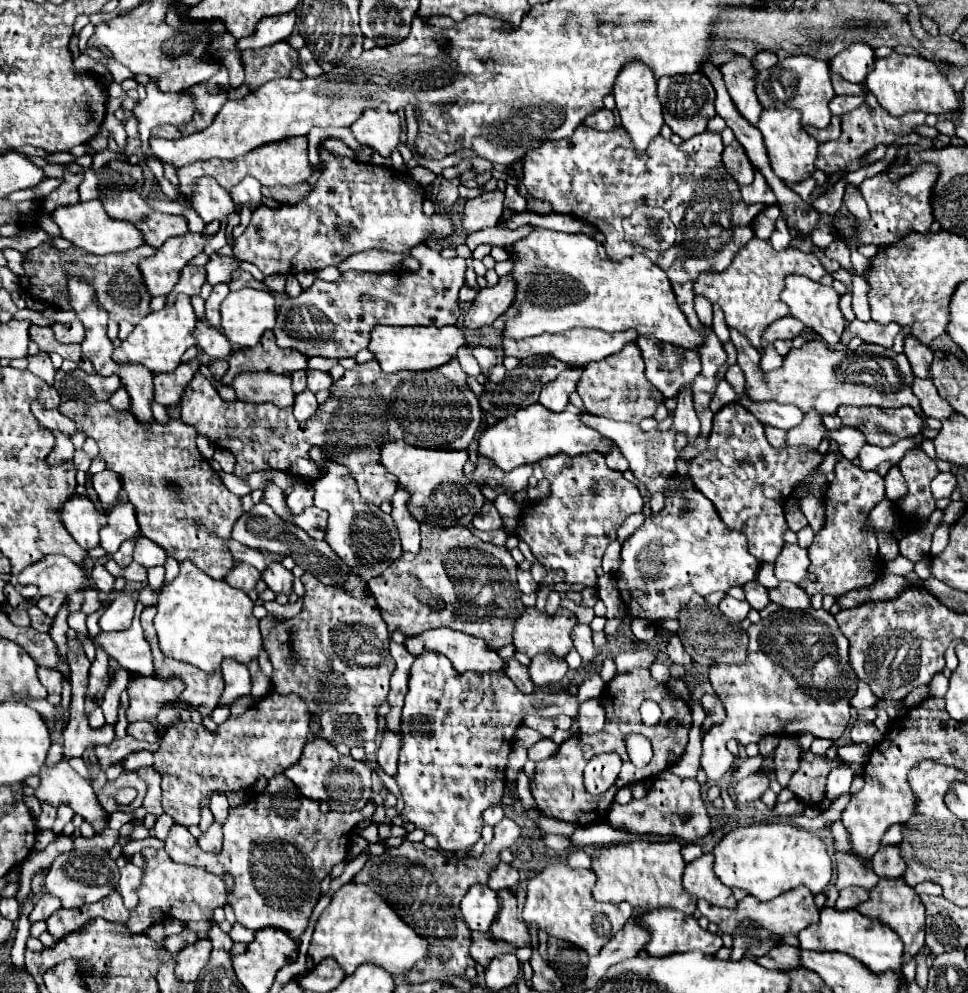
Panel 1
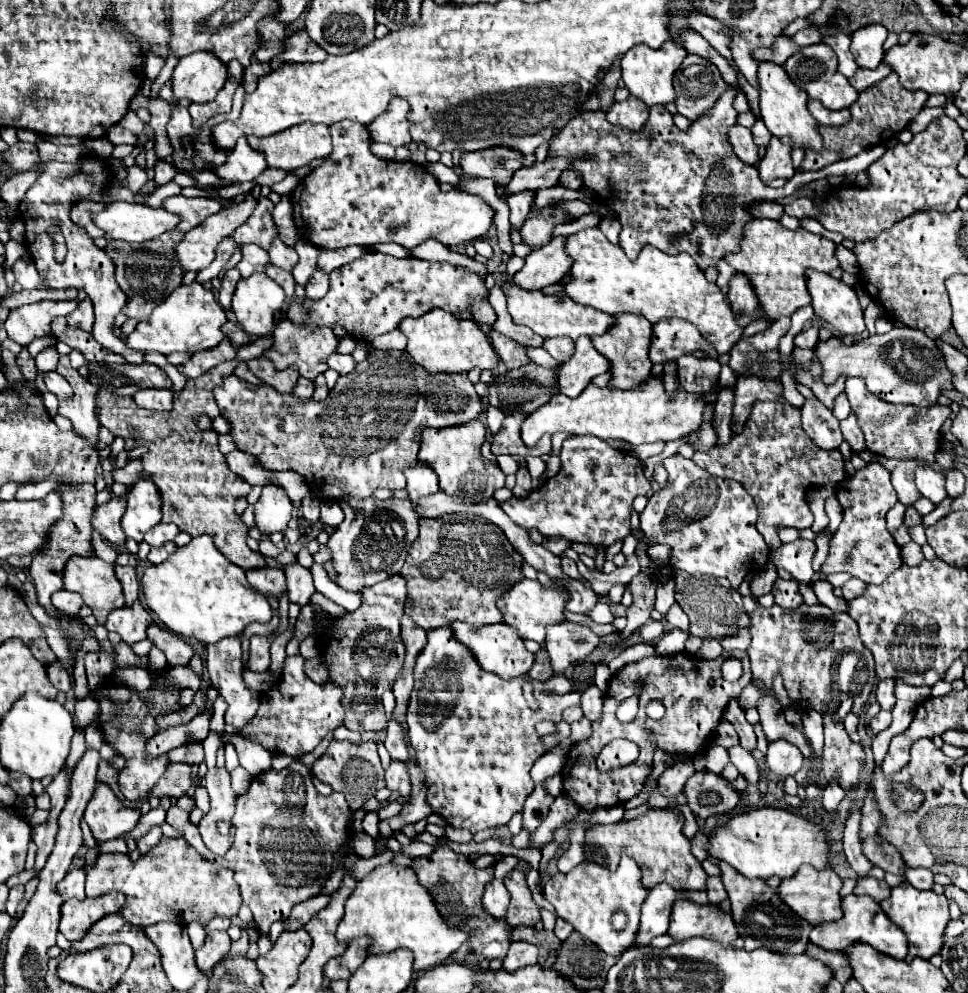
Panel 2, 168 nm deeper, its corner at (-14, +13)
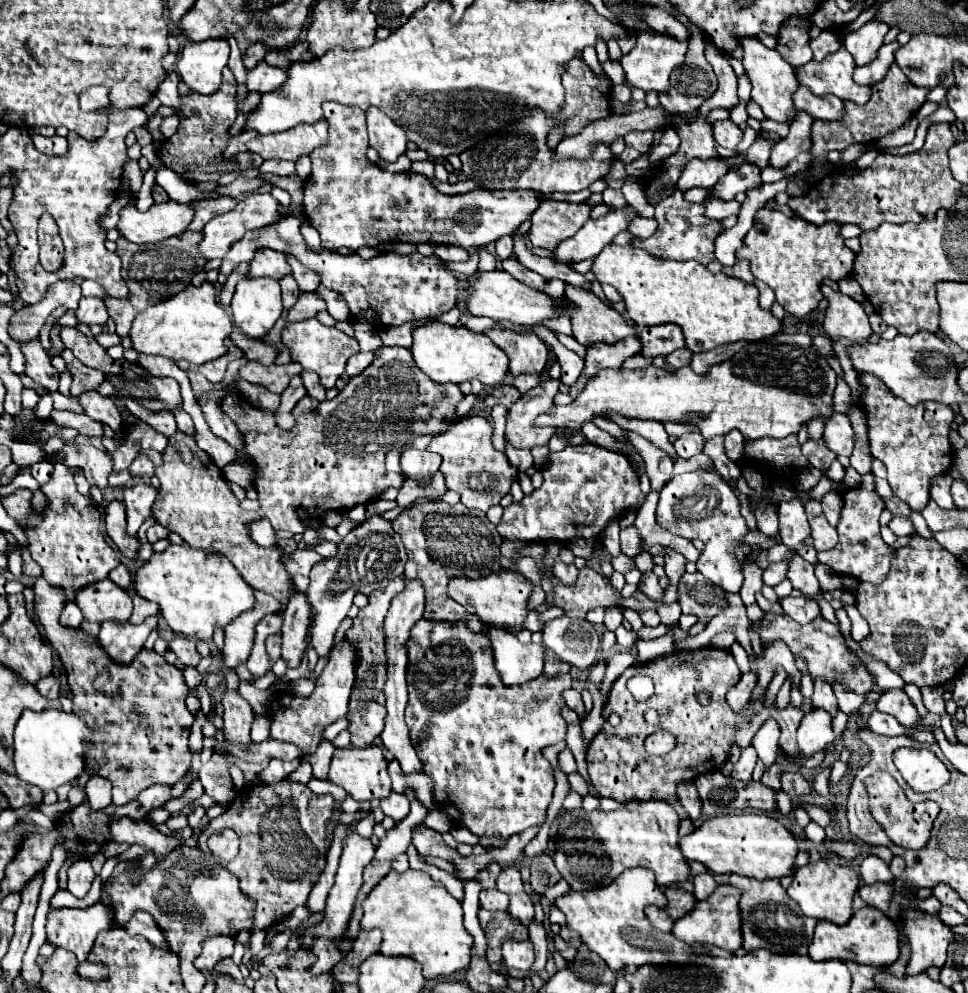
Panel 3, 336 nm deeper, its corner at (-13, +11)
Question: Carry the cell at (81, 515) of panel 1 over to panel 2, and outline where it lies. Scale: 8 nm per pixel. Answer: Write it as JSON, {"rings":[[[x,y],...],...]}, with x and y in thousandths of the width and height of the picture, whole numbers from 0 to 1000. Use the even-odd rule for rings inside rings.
{"rings":[[[117,501],[115,505],[102,509],[96,517],[96,531],[106,539],[108,545],[113,545],[117,551],[129,551],[129,537],[125,533],[125,521],[129,517],[129,503]]]}

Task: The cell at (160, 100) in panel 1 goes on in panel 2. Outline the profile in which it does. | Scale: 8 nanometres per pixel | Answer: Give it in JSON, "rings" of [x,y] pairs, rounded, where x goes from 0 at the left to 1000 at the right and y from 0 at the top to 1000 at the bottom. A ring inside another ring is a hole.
{"rings":[[[195,53],[185,59],[185,65],[179,72],[179,94],[183,100],[195,98],[199,104],[214,104],[226,94],[235,78],[235,65],[226,61],[226,57],[222,57],[220,53]]]}

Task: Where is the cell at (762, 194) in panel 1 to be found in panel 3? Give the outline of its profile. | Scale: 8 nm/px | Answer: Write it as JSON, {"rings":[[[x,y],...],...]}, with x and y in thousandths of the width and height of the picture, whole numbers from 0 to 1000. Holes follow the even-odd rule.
{"rings":[[[831,112],[824,114],[824,120],[816,126],[816,132],[810,140],[806,140],[804,144],[800,144],[798,148],[798,156],[793,166],[800,170],[810,170],[824,154],[833,152],[837,148],[837,124],[841,120],[837,120],[837,116],[833,116]]]}

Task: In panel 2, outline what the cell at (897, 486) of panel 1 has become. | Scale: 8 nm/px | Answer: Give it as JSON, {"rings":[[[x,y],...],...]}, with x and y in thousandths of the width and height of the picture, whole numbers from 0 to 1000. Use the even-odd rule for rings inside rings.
{"rings":[[[949,470],[945,476],[947,492],[954,496],[954,501],[962,503],[964,507],[972,507],[978,501],[976,494],[976,476],[966,474],[962,470]]]}

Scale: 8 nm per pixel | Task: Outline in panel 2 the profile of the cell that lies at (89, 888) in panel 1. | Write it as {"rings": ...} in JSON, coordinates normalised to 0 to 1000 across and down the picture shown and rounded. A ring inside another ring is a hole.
{"rings":[[[168,843],[162,853],[158,853],[150,863],[142,867],[133,865],[127,859],[102,861],[100,871],[90,875],[90,903],[102,903],[117,897],[125,897],[131,907],[123,919],[144,934],[164,927],[177,927],[185,932],[206,930],[212,934],[220,923],[241,923],[249,913],[247,891],[241,885],[241,877],[232,873],[218,871],[210,861],[206,861],[191,845],[173,845]]]}

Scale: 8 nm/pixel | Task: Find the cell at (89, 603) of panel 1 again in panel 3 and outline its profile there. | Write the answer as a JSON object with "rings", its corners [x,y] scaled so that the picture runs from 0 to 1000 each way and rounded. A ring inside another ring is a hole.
{"rings":[[[105,583],[81,593],[79,607],[85,613],[87,623],[99,627],[107,627],[110,623],[128,627],[134,623],[136,617],[134,599],[114,583]]]}

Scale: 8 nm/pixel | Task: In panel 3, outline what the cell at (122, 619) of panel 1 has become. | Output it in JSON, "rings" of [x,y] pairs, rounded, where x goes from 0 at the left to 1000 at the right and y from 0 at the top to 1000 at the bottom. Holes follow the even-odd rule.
{"rings":[[[153,621],[145,629],[107,625],[101,644],[118,666],[134,668],[134,664],[138,664],[138,660],[147,654],[151,641],[155,639],[157,633],[161,633],[161,629],[163,629],[161,621]]]}

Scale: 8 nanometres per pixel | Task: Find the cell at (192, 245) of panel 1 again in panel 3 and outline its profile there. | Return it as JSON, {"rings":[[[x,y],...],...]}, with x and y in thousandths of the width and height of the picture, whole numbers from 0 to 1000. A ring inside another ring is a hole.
{"rings":[[[260,194],[254,200],[250,200],[240,212],[231,215],[231,217],[223,217],[221,221],[217,221],[211,229],[211,241],[205,247],[205,253],[209,255],[211,261],[229,261],[233,257],[233,253],[238,251],[238,245],[250,241],[250,237],[256,231],[269,231],[275,229],[279,225],[285,225],[289,221],[287,215],[287,202],[283,198],[279,198],[277,194]]]}

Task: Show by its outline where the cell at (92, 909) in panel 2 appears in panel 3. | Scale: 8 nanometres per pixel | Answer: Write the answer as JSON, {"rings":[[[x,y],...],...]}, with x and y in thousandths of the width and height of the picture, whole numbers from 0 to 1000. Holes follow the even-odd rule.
{"rings":[[[105,907],[89,915],[54,915],[48,930],[50,948],[76,958],[81,966],[89,966],[99,942],[116,934],[116,921],[116,913]]]}

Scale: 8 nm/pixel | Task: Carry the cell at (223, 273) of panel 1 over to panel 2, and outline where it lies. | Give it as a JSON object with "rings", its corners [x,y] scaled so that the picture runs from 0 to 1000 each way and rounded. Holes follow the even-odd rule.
{"rings":[[[249,247],[251,261],[245,267],[249,273],[249,279],[257,279],[259,275],[272,275],[274,269],[280,265],[278,255],[274,251],[268,251],[265,247]]]}

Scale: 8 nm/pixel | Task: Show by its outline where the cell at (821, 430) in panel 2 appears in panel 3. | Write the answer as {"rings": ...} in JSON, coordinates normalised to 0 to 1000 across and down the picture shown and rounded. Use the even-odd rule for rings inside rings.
{"rings":[[[847,440],[847,442],[835,442],[829,448],[829,456],[835,460],[837,468],[847,472],[847,474],[855,474],[857,466],[864,462],[864,458],[853,450],[851,440]]]}

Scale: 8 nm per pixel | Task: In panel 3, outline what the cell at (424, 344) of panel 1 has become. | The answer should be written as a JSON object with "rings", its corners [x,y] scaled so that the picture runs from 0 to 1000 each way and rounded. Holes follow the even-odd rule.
{"rings":[[[442,323],[426,331],[426,358],[430,368],[450,386],[479,386],[486,382],[496,382],[500,388],[519,388],[525,376],[525,362],[519,351],[514,351],[500,335],[490,335],[483,329],[459,327],[455,323]]]}

